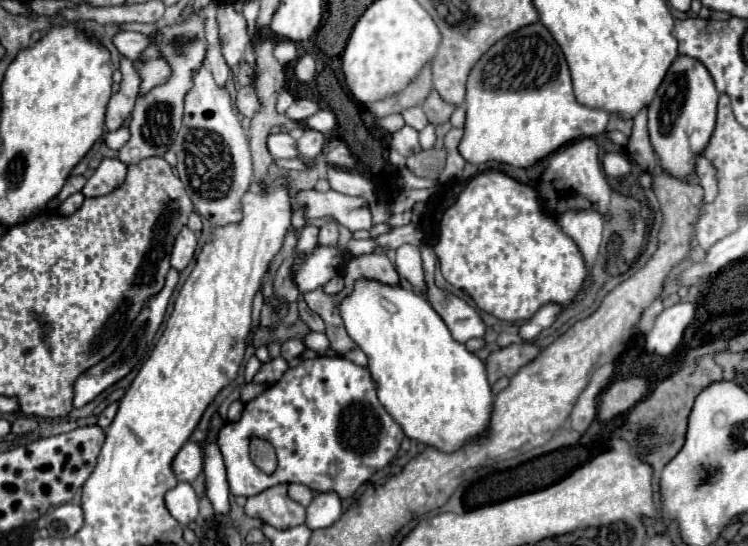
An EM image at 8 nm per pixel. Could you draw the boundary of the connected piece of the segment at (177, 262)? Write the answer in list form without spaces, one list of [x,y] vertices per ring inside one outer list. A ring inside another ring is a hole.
[[[183,227],[181,233],[175,239],[175,245],[173,245],[171,267],[177,269],[177,271],[183,271],[189,265],[189,261],[193,259],[195,249],[197,249],[197,237],[195,237],[195,233],[189,227]]]

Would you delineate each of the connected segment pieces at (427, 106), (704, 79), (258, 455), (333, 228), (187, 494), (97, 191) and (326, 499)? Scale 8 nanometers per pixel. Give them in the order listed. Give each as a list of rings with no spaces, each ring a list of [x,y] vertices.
[[[431,91],[429,97],[427,97],[425,103],[423,103],[423,111],[425,111],[425,115],[427,115],[427,119],[429,119],[431,123],[441,125],[441,123],[447,123],[447,121],[449,121],[451,113],[455,111],[455,105],[445,103],[445,101],[439,97],[437,91]]]
[[[679,55],[671,63],[663,83],[655,93],[655,99],[649,105],[651,145],[653,151],[661,157],[661,165],[669,175],[675,175],[677,179],[685,181],[693,173],[695,157],[703,153],[715,129],[717,99],[719,93],[715,89],[713,77],[699,59]]]
[[[253,439],[251,441],[251,459],[265,473],[273,473],[275,471],[277,457],[275,457],[275,449],[271,447],[271,443],[267,443],[263,439]]]
[[[329,221],[319,229],[319,243],[337,245],[337,239],[339,239],[339,227],[335,221]]]
[[[179,483],[165,495],[165,505],[169,513],[187,527],[199,513],[199,499],[189,483]]]
[[[103,159],[97,171],[87,179],[87,185],[83,187],[83,195],[85,197],[107,195],[125,181],[125,175],[127,175],[127,167],[119,159]]]
[[[317,493],[307,507],[309,529],[331,527],[341,517],[341,499],[337,493]]]

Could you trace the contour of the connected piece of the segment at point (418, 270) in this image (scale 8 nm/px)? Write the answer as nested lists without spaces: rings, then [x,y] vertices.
[[[397,249],[395,257],[397,273],[405,277],[419,293],[427,293],[427,283],[425,283],[425,273],[423,273],[423,261],[421,261],[421,251],[419,249]]]

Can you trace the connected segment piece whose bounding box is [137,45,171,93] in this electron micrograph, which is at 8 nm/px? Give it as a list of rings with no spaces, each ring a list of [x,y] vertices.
[[[153,45],[147,51],[143,51],[143,61],[137,63],[137,67],[139,67],[139,75],[141,75],[139,93],[149,91],[151,87],[155,87],[159,83],[165,83],[167,75],[171,75],[171,69],[167,67],[165,59],[159,55],[159,51]]]

